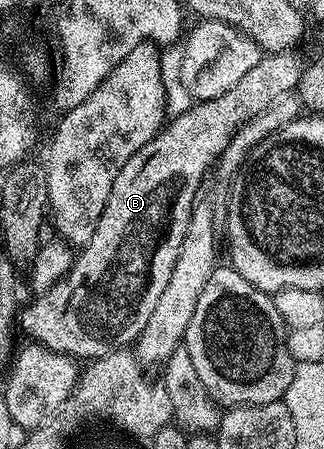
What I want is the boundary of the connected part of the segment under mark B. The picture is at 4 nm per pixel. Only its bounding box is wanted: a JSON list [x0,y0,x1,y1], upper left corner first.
[18,50,306,362]

